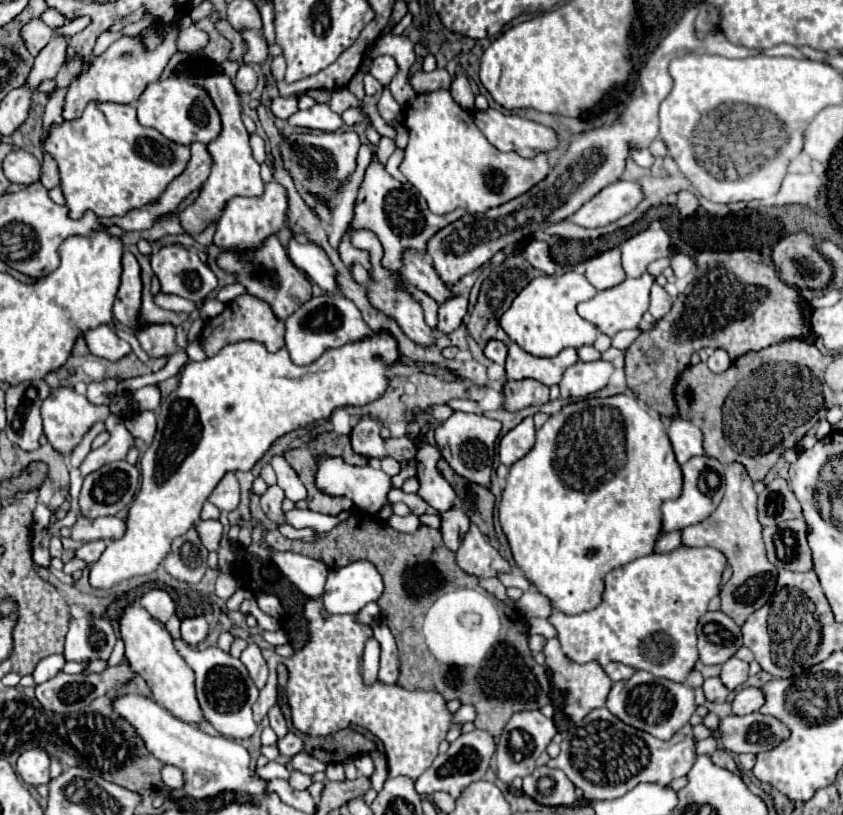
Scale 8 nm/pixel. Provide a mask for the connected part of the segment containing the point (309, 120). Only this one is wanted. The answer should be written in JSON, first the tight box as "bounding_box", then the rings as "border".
{"bounding_box":[288,103,344,131],"border":[[[318,103],[306,111],[296,111],[294,115],[288,117],[288,123],[306,129],[318,129],[318,131],[338,131],[344,125],[342,117],[324,103]]]}

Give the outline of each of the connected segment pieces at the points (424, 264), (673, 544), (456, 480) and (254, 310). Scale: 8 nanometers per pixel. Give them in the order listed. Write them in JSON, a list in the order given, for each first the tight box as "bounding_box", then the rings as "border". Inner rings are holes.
[{"bounding_box":[400,249,454,301],"border":[[[406,249],[400,269],[402,269],[402,277],[410,285],[428,293],[436,301],[454,297],[454,293],[450,289],[446,289],[446,285],[442,285],[442,281],[438,281],[438,273],[434,273],[434,267],[430,265],[430,257],[422,255],[420,251]]]},{"bounding_box":[654,531,682,553],"border":[[[680,531],[664,533],[664,535],[658,539],[658,543],[656,543],[656,549],[654,549],[654,551],[658,551],[658,553],[670,553],[670,549],[676,549],[676,547],[682,543],[680,535],[682,535]]]},{"bounding_box":[438,459,494,539],"border":[[[444,459],[438,461],[438,471],[452,485],[452,489],[456,491],[456,495],[460,499],[460,511],[466,513],[470,517],[470,521],[474,525],[478,525],[478,529],[484,535],[494,539],[494,523],[492,523],[494,495],[490,493],[490,489],[466,481],[458,473],[454,473],[452,467]]]},{"bounding_box":[200,295,284,357],"border":[[[240,295],[234,301],[226,303],[220,315],[208,319],[200,335],[200,345],[208,357],[218,353],[218,349],[222,349],[222,345],[228,345],[230,341],[262,341],[266,349],[280,351],[284,347],[284,323],[274,317],[266,301],[260,301],[252,295]]]}]

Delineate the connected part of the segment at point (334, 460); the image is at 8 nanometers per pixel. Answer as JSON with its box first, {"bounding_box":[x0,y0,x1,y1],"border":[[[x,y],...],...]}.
{"bounding_box":[314,455,392,513],"border":[[[320,455],[316,457],[316,473],[314,473],[314,481],[316,487],[330,495],[330,497],[348,497],[356,503],[356,507],[364,513],[378,513],[386,503],[386,495],[392,489],[390,487],[390,475],[386,475],[380,467],[372,467],[372,465],[364,465],[364,467],[356,467],[356,465],[348,465],[342,457],[332,457],[332,455]]]}

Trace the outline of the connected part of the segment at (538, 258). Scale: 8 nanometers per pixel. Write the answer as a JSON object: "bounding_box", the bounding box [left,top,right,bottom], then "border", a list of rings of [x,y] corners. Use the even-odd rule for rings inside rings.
{"bounding_box":[524,239,558,275],"border":[[[536,239],[528,241],[526,247],[524,247],[524,255],[526,255],[528,263],[534,269],[540,269],[540,271],[544,271],[548,275],[554,275],[556,269],[558,269],[558,265],[552,261],[550,251],[548,251],[548,245],[544,241],[536,241]]]}

